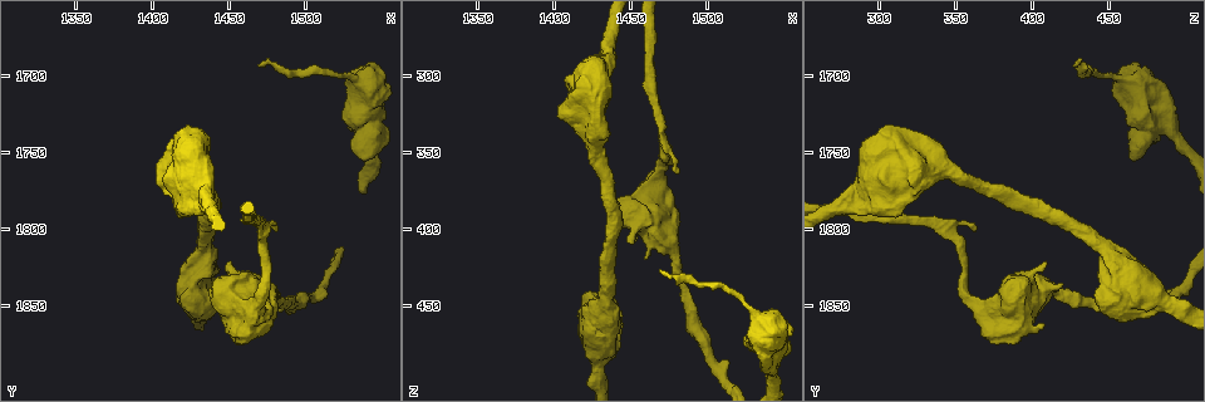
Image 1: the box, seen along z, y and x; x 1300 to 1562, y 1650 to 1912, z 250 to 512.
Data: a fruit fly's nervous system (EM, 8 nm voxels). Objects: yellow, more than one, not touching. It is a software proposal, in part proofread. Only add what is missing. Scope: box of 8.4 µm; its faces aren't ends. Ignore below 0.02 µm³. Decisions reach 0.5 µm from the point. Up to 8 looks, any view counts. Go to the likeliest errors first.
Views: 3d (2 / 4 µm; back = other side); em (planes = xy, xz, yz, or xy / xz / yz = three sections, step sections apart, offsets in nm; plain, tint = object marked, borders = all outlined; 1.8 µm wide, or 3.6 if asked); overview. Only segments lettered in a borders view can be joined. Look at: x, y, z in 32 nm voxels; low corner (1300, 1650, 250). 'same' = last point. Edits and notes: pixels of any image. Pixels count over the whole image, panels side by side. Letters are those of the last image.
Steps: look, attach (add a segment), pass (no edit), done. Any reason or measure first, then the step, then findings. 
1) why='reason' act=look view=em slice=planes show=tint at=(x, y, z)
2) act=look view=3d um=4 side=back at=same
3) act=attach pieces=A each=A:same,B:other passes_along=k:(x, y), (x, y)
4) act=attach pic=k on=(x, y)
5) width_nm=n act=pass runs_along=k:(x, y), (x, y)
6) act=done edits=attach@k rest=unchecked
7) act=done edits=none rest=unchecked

why='stops while still wide' act=look view=3d um=2 at=(1460, 1834, 420)

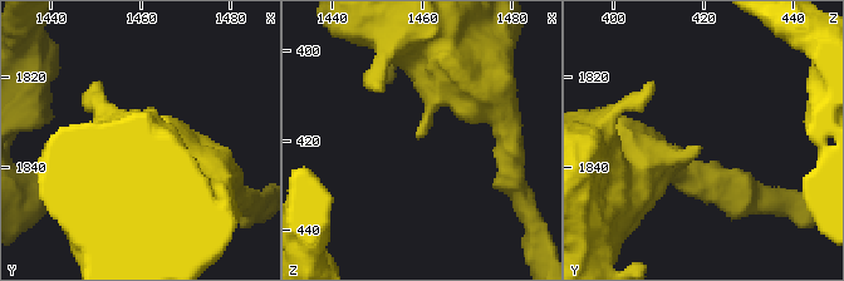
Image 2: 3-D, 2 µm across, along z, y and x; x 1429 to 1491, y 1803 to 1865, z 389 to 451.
act=look view=em slice=planes show=borders at=(1460, 1835, 419)

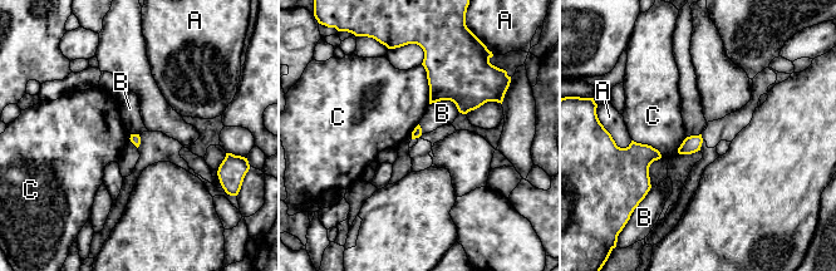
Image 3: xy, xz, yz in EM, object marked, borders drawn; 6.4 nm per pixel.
longest_contact=C:260nm act=pass each=A:other,B:other,C:other border=3:(429, 103), (451, 100), (460, 112) found='no lettered segment goes on from it'

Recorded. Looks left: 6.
why='thick end' act=look view=3d um=4 at=(1542, 1756, 466)

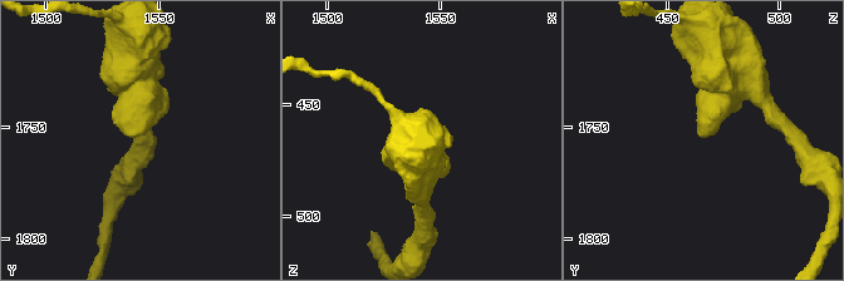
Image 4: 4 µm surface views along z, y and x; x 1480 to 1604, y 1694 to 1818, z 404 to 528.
why='need the tissue' act=look view=em slice=xy step=4 show=tint at=(1542, 1754, 466)

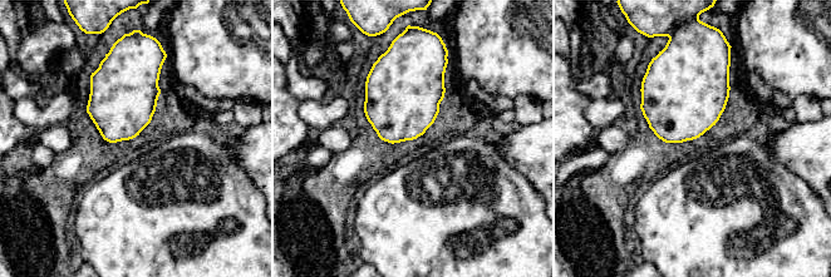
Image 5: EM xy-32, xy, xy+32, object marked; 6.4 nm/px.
act=look view=em slice=planes show=borders at=same

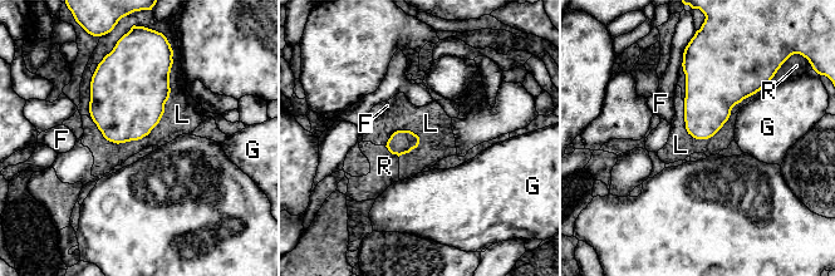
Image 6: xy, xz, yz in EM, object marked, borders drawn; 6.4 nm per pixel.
act=pass each=F:other,G:other,L:other,R:other found='no lettered segment goes on from it'

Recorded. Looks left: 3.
why='tapers out' act=look view=em slice=planes show=plain at=(1468, 1692, 426)

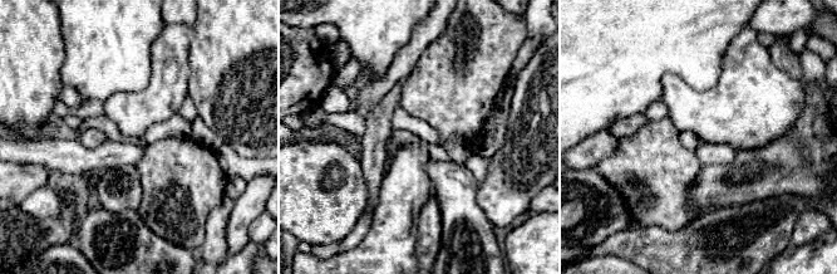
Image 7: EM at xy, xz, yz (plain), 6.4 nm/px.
act=look view=em slice=planes show=borders at=same

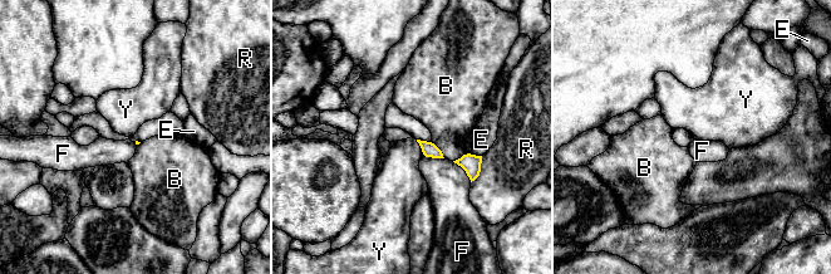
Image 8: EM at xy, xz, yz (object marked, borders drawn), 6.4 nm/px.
act=pass each=B:other,E:other,F:other,R:other,Y:other border=8:(416, 140), (424, 155) found='no lettered segment goes on from it'

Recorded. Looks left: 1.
act=done edits=none rest=unchecked

